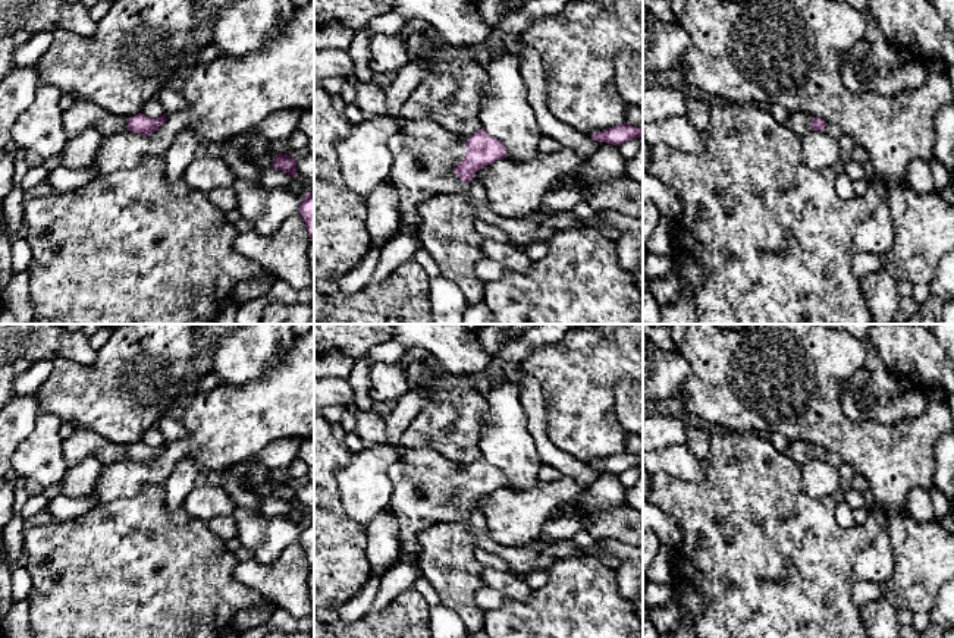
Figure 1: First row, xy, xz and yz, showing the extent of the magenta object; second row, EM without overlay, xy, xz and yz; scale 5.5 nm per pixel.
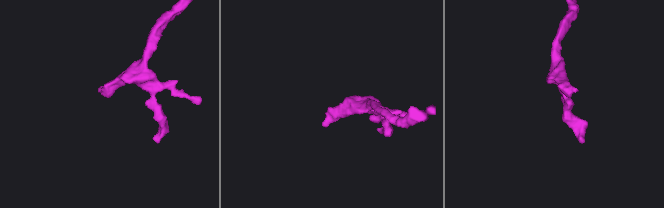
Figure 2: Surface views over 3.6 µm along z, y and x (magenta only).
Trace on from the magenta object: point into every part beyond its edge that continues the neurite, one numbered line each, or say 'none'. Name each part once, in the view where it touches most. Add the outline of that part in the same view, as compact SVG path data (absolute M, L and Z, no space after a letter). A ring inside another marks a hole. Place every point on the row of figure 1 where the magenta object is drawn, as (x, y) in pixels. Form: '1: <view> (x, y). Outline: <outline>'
1: xz (424, 154). Outline: M427 119L405 123L389 139L393 157L390 179L399 194L401 221L418 229L417 207L429 197L467 188L455 175L465 142Z

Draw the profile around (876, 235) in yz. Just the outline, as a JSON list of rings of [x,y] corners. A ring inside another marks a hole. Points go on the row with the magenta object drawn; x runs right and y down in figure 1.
[[[881,204],[876,211],[856,230],[854,246],[857,252],[882,258],[892,251],[895,227],[888,204]]]

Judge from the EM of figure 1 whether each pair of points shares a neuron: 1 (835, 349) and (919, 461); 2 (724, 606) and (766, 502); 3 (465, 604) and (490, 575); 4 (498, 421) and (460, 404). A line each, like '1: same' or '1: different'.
1: same
2: same
3: different
4: different

